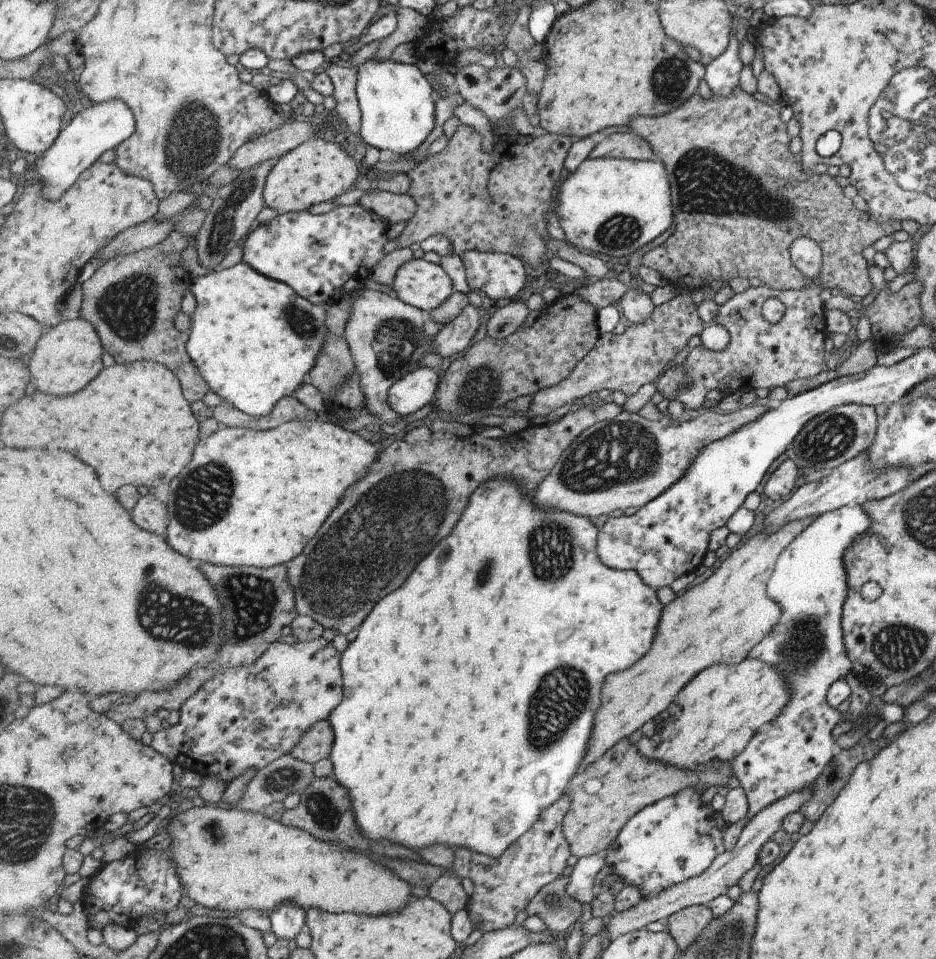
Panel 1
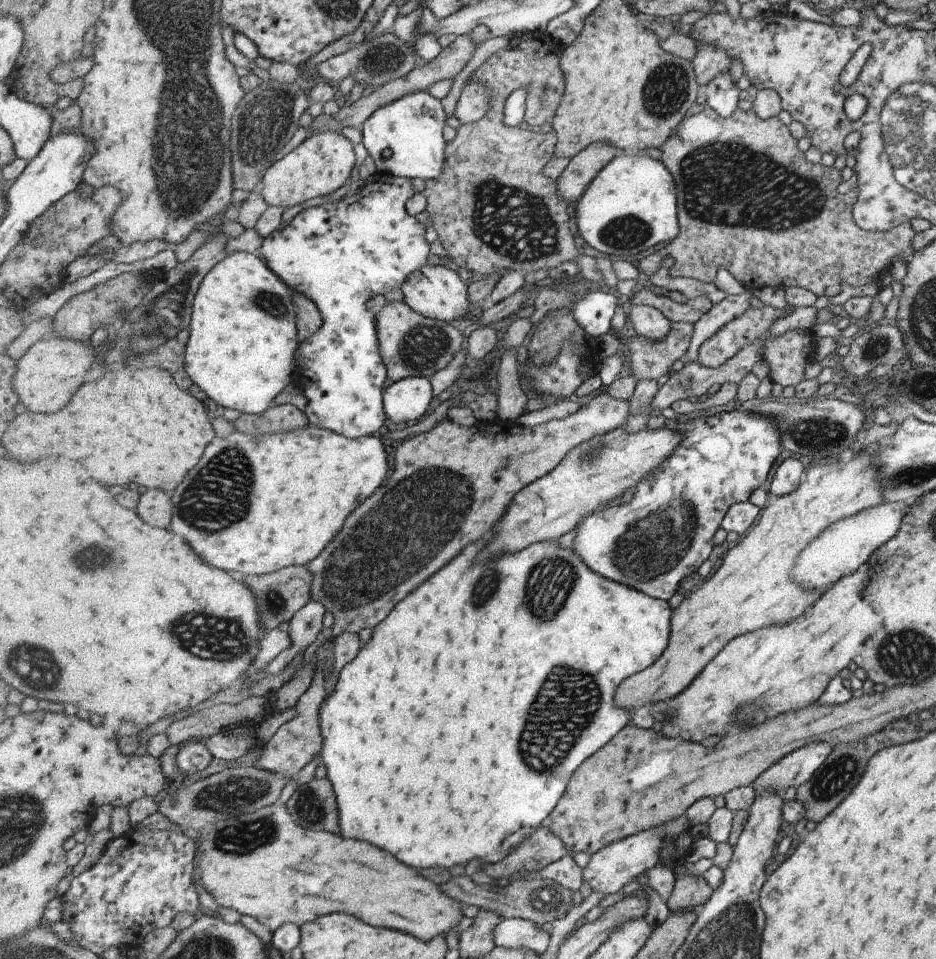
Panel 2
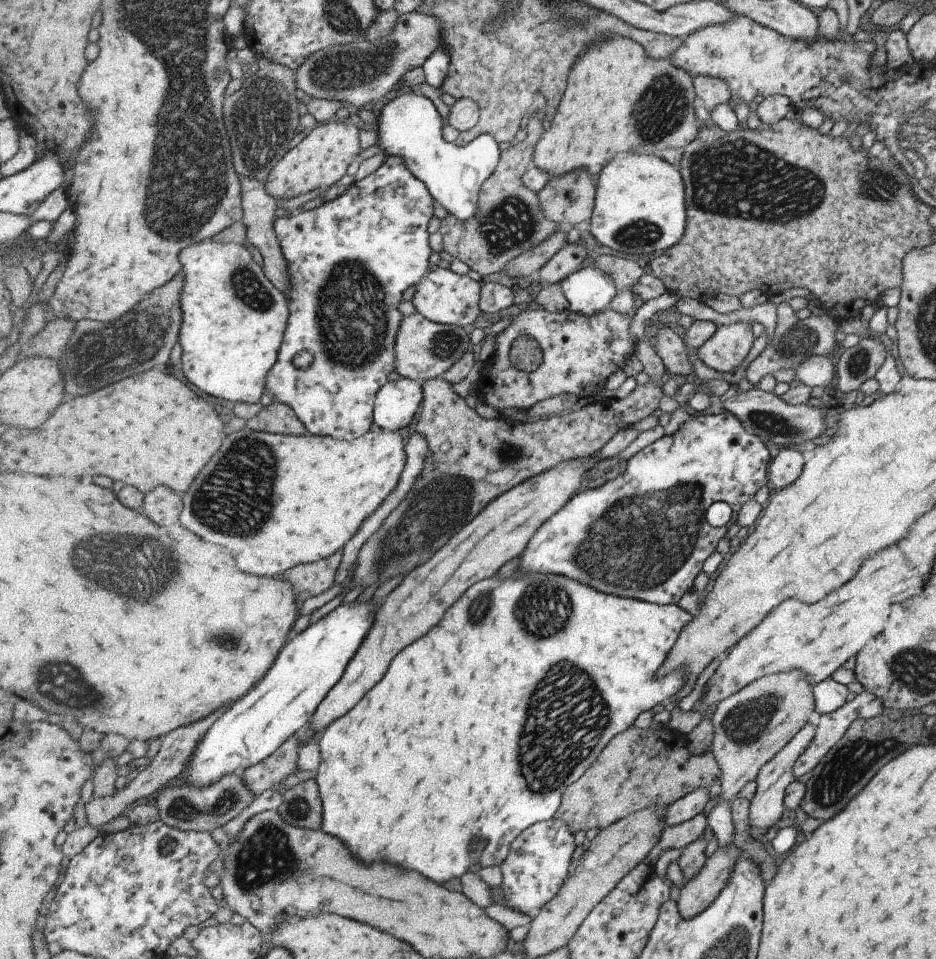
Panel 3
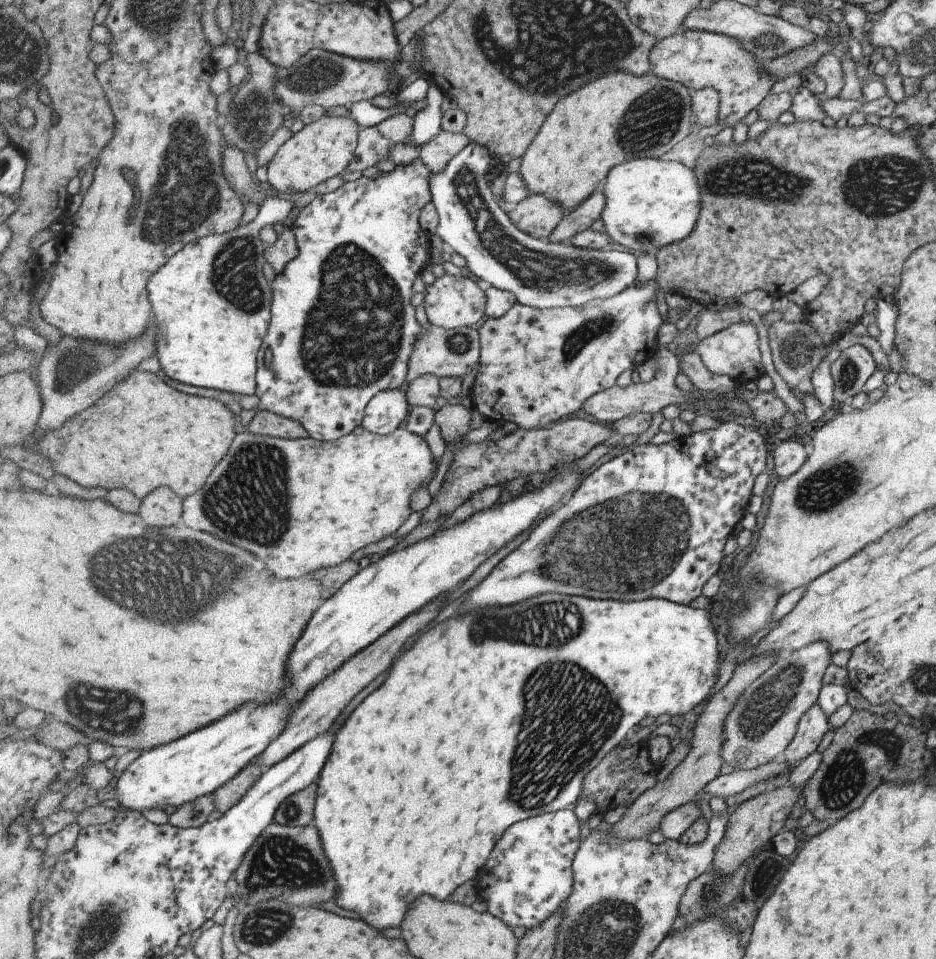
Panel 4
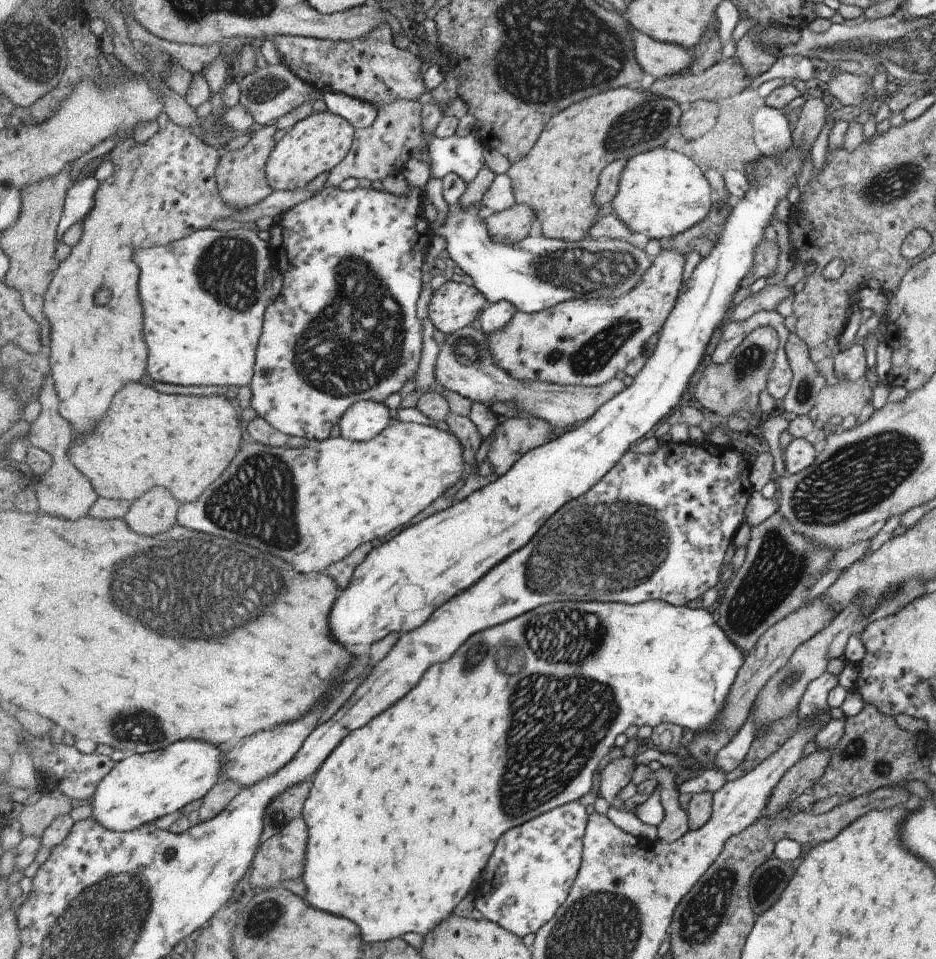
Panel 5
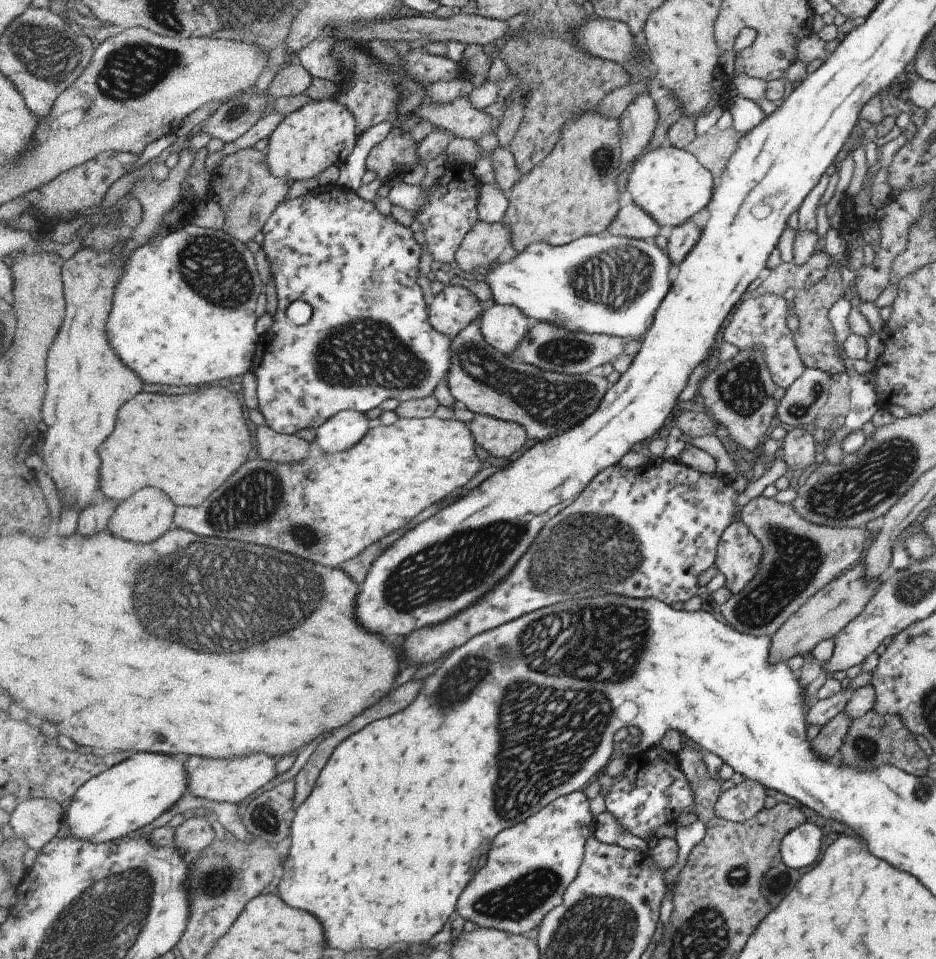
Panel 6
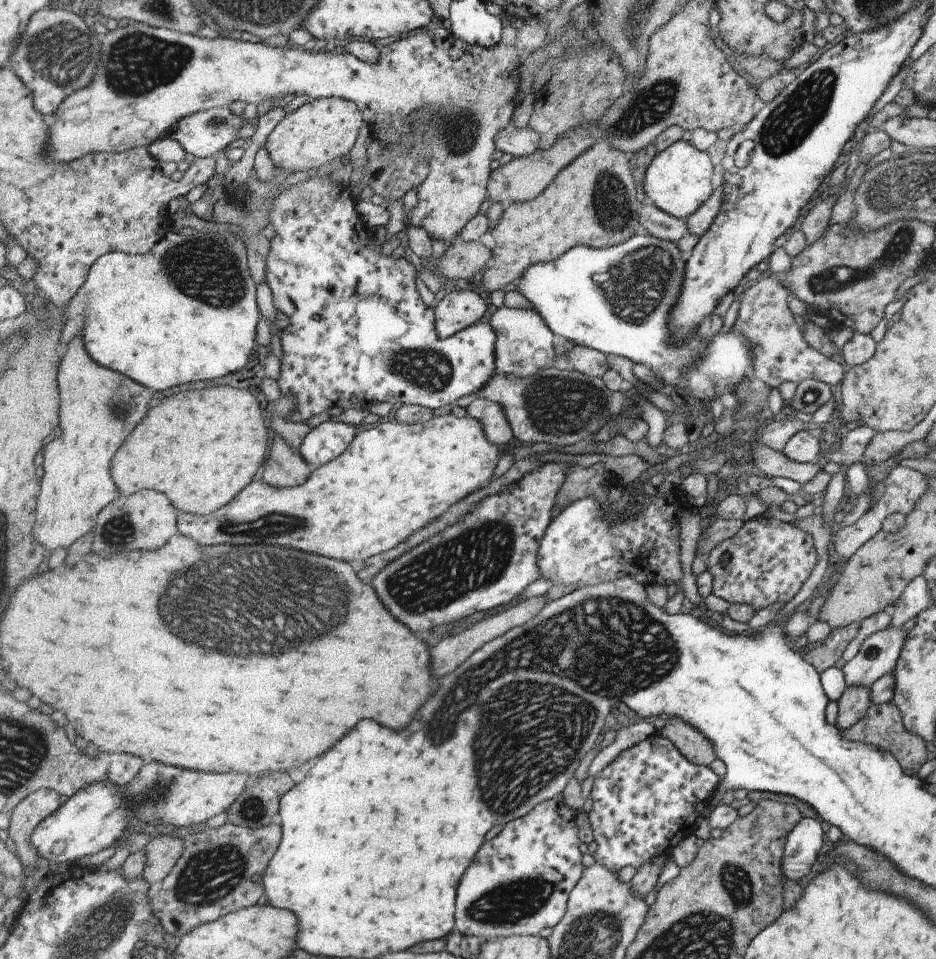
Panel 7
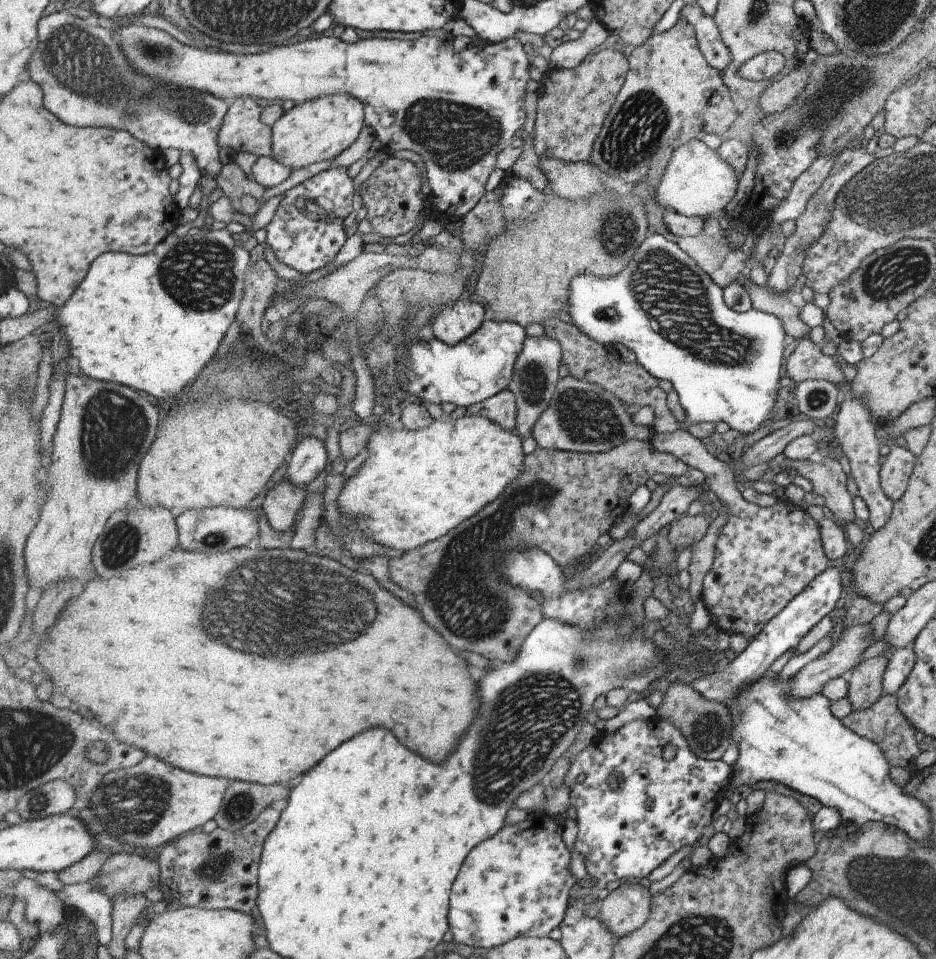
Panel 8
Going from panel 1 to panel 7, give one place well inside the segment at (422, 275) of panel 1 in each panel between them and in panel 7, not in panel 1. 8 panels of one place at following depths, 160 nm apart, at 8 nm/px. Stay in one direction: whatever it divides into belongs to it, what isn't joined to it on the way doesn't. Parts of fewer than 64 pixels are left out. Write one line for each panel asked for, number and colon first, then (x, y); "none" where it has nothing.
2: (437, 292)
3: (442, 296)
4: (451, 302)
5: (454, 306)
6: (454, 308)
7: (459, 309)

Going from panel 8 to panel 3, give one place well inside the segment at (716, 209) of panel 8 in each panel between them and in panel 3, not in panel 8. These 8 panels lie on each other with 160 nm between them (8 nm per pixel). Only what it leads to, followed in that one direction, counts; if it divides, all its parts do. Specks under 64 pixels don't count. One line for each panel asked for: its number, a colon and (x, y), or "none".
3: (641, 206)
4: (651, 203)
5: (662, 193)
6: (669, 183)
7: (678, 180)

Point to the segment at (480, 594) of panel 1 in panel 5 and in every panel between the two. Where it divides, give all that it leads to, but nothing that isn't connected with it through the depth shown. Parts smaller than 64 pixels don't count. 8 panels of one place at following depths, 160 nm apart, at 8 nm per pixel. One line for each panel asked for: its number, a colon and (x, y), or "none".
2: (439, 735)
3: (443, 736)
4: (468, 736)
5: (419, 798)

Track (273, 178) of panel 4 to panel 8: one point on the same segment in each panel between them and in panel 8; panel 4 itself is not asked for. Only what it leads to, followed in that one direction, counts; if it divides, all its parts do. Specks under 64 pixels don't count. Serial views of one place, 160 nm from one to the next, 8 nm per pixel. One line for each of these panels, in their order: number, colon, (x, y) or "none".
5: (316, 145)
6: (322, 134)
7: (322, 131)
8: (322, 129)

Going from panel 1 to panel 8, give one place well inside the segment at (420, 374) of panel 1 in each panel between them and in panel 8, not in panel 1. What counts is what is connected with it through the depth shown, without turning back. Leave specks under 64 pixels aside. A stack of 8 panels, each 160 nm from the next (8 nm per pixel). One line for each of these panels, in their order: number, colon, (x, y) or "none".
2: (407, 400)
3: (396, 405)
4: (386, 411)
5: (365, 420)
6: (347, 428)
7: (326, 442)
8: (310, 459)

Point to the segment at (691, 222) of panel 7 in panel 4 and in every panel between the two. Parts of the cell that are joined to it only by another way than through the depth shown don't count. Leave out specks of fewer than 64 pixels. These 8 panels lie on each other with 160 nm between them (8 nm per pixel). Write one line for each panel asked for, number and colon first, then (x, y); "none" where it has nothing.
4: (538, 366)
5: (587, 341)
6: (682, 240)

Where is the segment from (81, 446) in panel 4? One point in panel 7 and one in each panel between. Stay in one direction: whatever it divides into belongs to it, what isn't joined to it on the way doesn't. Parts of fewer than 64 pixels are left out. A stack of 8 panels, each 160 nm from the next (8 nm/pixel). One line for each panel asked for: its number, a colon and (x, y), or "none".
5: (185, 442)
6: (189, 445)
7: (194, 444)

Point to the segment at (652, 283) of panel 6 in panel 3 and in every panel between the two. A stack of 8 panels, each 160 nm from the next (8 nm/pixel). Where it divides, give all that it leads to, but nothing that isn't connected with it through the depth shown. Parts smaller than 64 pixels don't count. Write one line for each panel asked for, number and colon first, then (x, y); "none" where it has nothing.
3: (409, 127)
4: (542, 274)
5: (537, 273)

